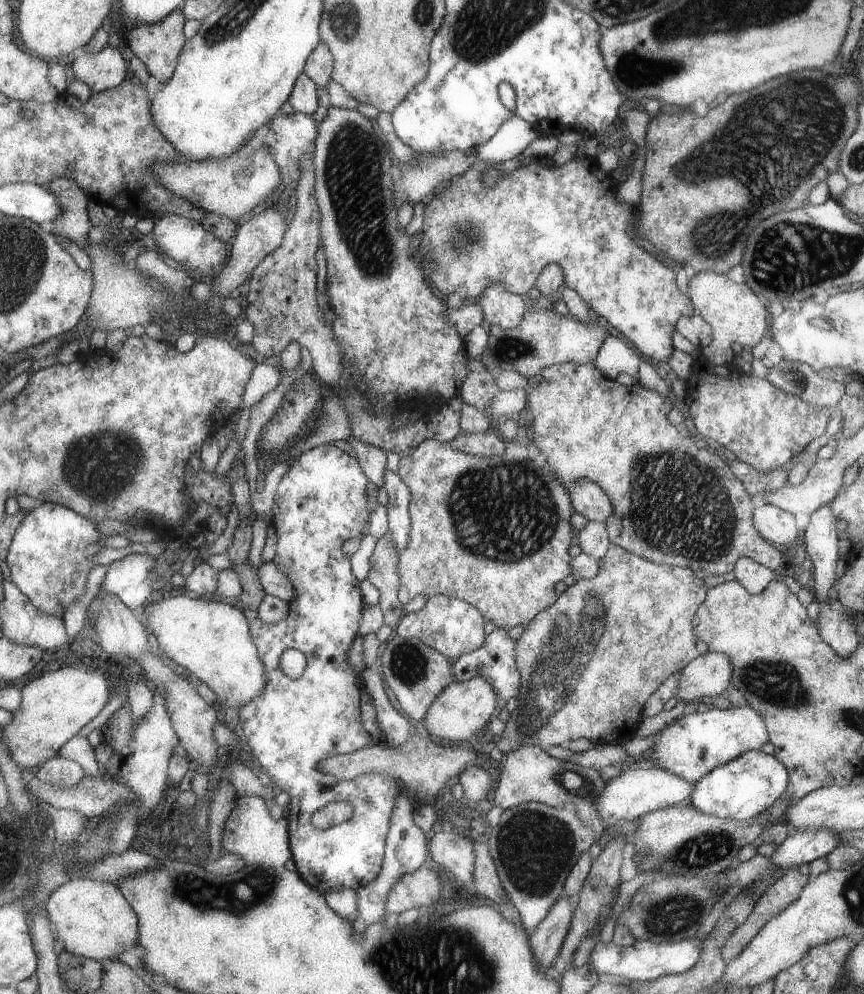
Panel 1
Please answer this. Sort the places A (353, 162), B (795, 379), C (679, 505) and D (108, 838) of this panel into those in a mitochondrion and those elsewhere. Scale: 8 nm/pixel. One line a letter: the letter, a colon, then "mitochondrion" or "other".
A: mitochondrion
B: mitochondrion
C: mitochondrion
D: mitochondrion

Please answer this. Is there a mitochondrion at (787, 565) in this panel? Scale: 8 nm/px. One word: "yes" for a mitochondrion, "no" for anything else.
no

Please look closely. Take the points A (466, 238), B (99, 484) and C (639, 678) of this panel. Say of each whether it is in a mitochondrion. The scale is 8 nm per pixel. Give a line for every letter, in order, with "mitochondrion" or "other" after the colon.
A: mitochondrion
B: mitochondrion
C: other

